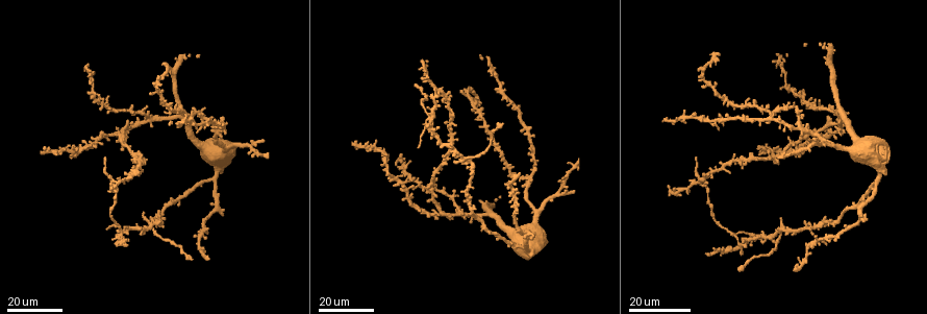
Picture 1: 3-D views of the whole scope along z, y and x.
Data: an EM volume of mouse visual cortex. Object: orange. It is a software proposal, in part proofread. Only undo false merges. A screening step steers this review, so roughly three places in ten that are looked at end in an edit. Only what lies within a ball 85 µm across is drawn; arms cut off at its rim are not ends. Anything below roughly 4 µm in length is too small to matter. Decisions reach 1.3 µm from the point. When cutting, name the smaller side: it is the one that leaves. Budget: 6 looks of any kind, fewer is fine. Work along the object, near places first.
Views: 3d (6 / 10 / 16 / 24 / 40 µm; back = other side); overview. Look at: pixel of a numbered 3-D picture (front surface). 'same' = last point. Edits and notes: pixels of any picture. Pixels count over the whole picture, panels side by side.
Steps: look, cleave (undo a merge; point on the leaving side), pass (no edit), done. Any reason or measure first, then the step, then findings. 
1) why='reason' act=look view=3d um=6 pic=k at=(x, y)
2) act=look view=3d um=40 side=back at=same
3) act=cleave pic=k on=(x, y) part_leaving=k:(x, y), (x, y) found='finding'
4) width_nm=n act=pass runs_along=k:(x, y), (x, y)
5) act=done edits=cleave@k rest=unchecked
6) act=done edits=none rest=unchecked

why='looks like a crossing' act=look view=3d um=16 pic=1 at=(433, 125)

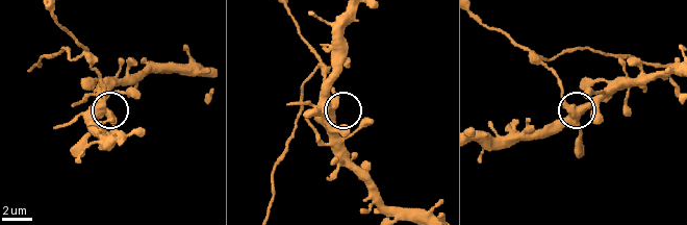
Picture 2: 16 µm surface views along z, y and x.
why='zoom in' act=look view=3d um=10 pic=2 at=(568, 112)

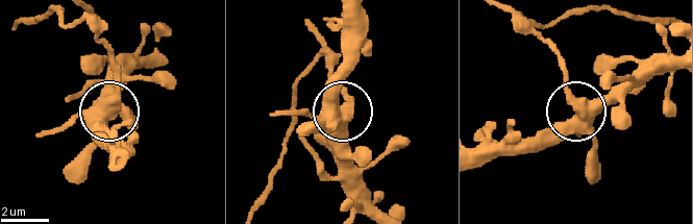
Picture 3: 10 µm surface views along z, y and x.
act=cleave pic=3 on=(567, 71) part_leaving=3:(577, 100), (560, 60), (505, 13) found='a second neuron is stuck on'

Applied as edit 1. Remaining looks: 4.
act=look view=overview

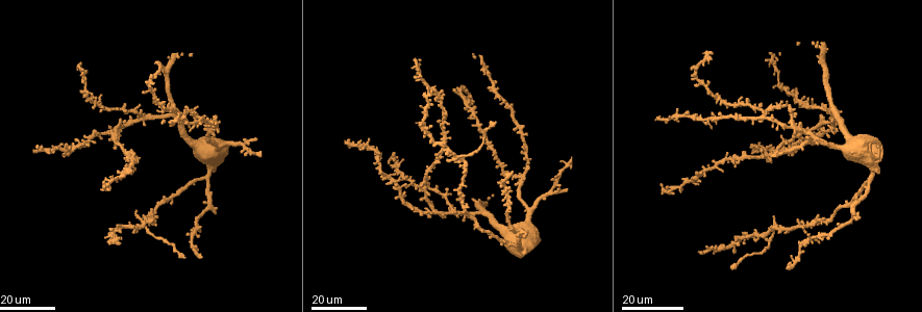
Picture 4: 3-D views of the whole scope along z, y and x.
why='small branch off a trunk' act=look view=3d um=24 pic=4 at=(119, 131)

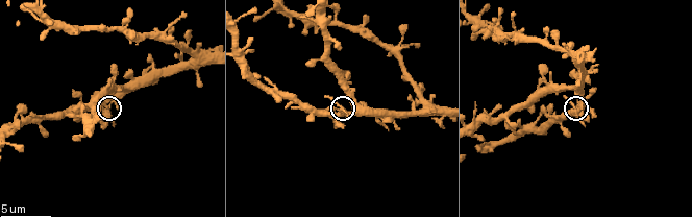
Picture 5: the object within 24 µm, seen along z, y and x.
act=look view=3d um=6 pic=5 at=(341, 114)

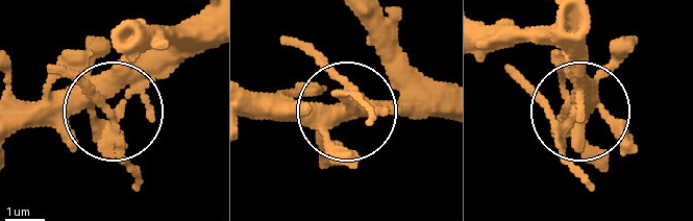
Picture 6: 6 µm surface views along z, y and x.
why='other side' act=look view=3d um=6 side=back pic=6 at=(348, 107)

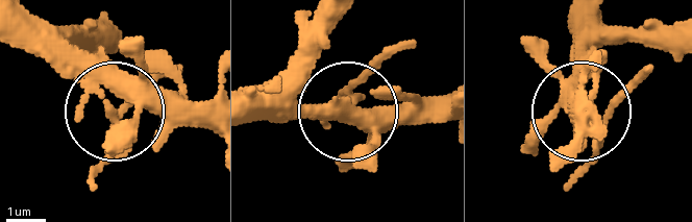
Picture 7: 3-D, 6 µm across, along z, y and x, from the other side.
act=pass found='all the same neuron'

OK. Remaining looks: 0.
act=done edits=cleave@3 rest=unchecked

